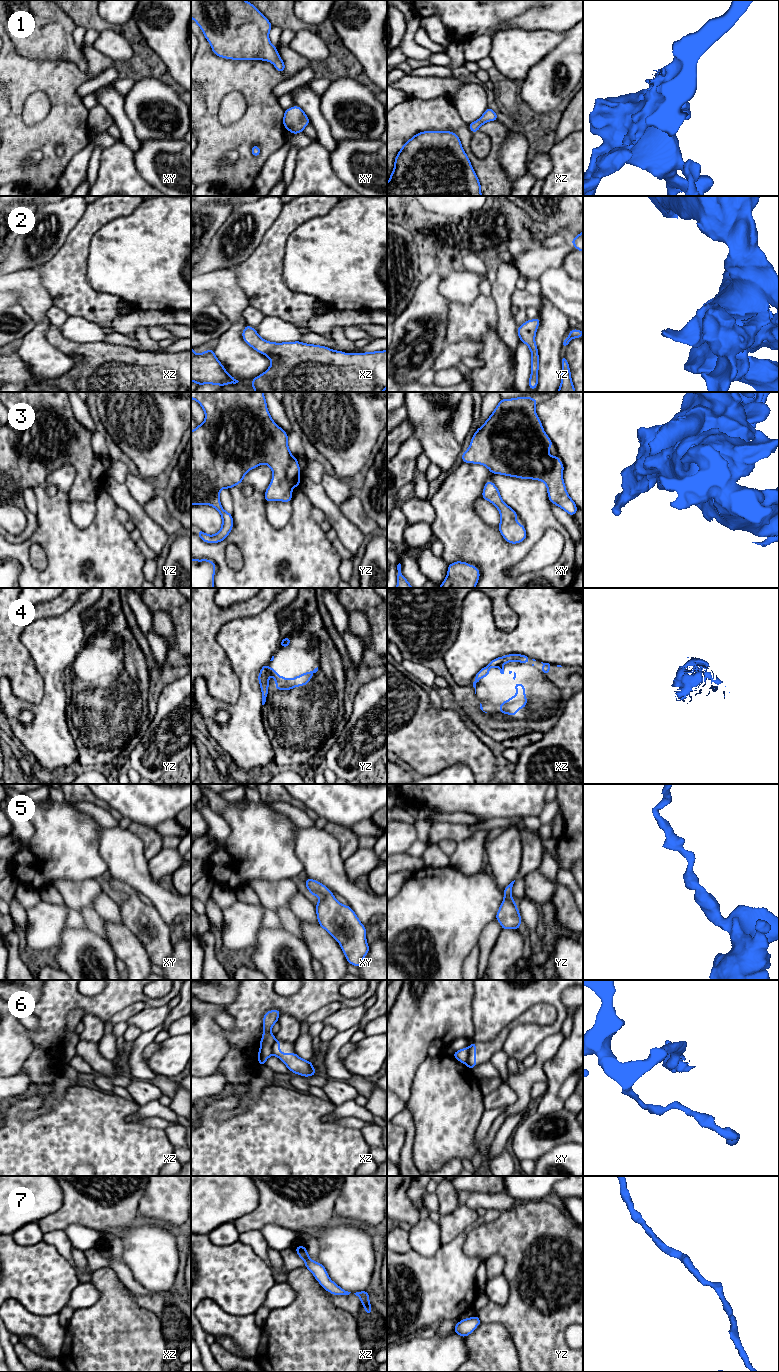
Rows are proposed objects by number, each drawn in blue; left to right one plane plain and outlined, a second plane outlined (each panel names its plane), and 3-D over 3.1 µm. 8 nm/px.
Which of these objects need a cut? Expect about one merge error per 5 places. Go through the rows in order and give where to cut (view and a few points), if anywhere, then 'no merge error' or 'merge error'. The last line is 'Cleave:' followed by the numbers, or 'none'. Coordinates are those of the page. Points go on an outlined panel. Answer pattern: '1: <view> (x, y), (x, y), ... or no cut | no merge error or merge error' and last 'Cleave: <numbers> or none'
1: no cut | no merge error
2: no cut | no merge error
3: no cut | no merge error
4: no cut | no merge error
5: no cut | no merge error
6: xy (468, 1047), (468, 1060), (466, 1064) | merge error
7: no cut | no merge error
Cleave: 6

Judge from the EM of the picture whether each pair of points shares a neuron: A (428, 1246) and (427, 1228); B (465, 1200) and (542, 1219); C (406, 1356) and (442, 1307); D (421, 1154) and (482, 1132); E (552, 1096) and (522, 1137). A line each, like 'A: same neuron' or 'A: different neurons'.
A: same neuron
B: different neurons
C: different neurons
D: different neurons
E: different neurons

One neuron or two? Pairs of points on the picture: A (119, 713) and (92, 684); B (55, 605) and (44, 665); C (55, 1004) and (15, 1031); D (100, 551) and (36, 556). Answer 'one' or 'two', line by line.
A: one
B: two
C: two
D: two

